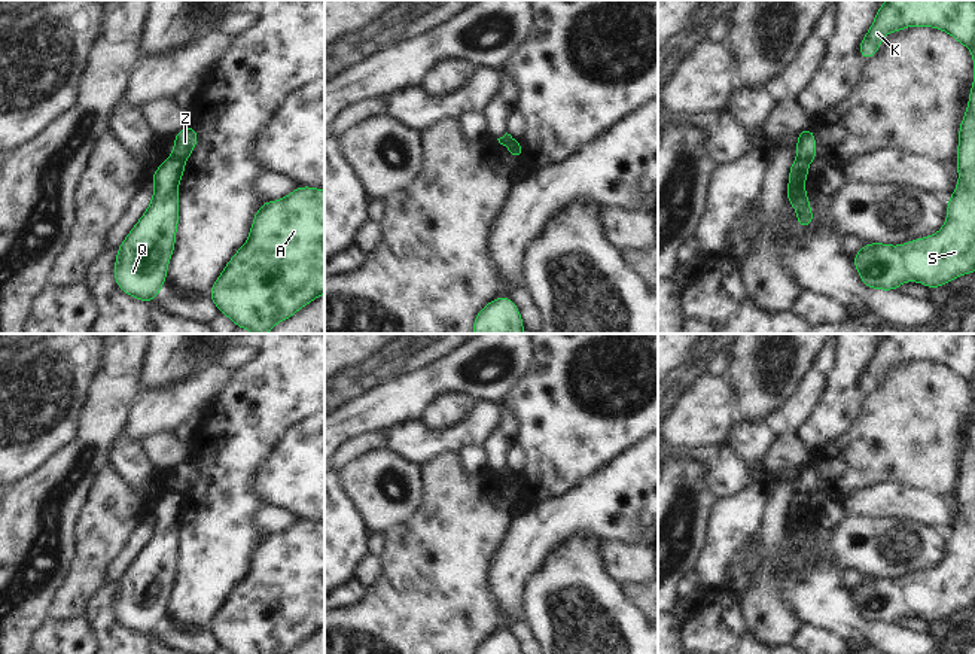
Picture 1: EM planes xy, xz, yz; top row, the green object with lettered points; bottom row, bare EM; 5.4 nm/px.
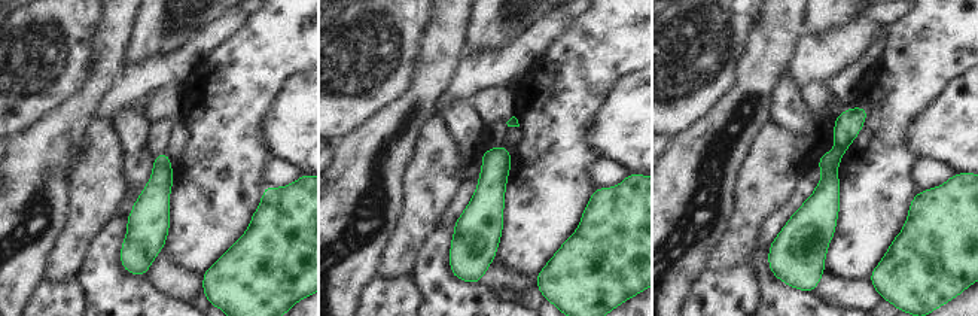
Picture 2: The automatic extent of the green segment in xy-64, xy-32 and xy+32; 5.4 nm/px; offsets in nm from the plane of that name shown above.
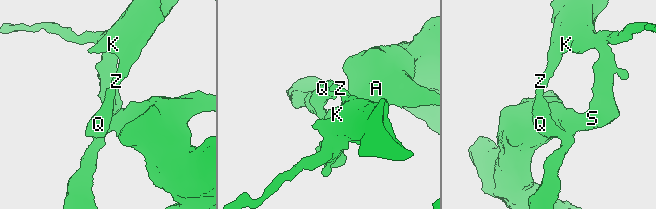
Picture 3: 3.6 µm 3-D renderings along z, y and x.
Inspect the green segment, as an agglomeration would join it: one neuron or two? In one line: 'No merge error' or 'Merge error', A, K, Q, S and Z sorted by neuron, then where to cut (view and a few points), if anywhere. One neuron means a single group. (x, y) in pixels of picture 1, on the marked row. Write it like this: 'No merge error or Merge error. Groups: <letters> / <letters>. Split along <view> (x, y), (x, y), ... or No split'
Merge error. Groups: A Q S / K Z. Split along xy (173, 155), (183, 164)

